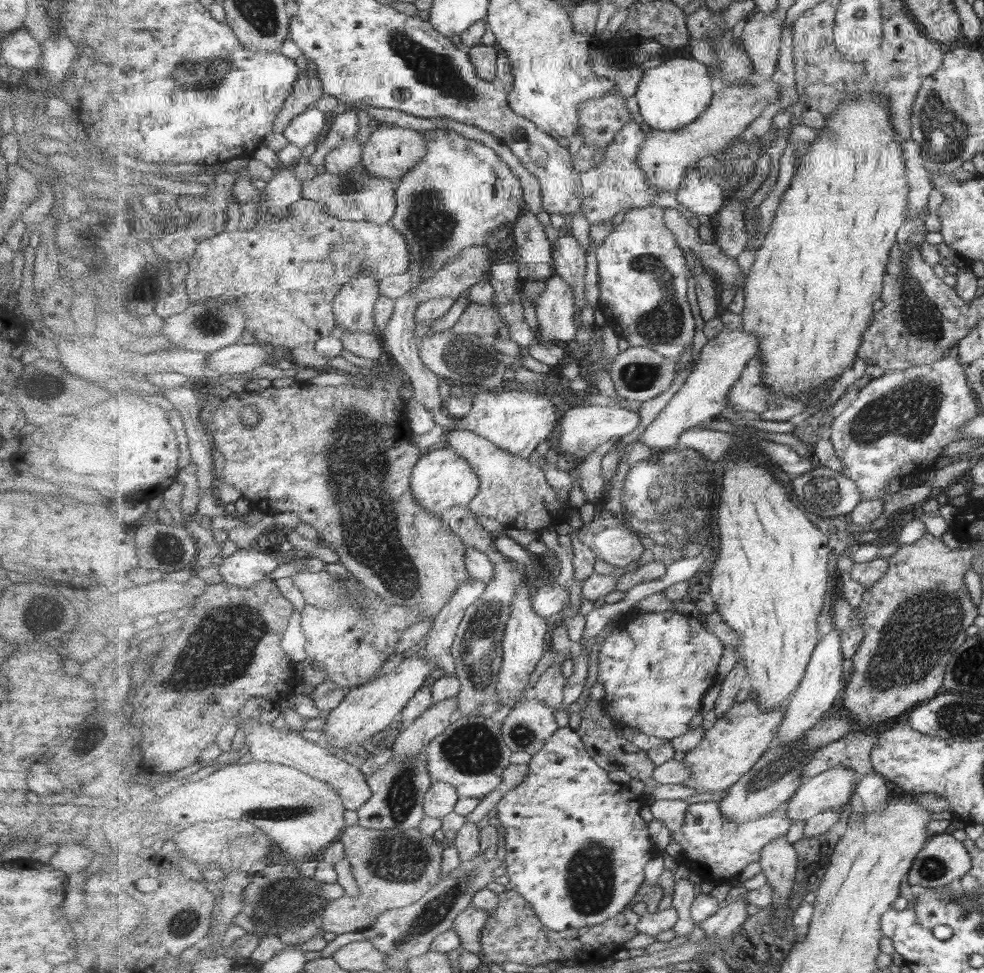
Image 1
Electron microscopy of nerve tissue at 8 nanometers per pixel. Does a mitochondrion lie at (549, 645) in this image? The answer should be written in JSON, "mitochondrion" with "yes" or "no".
{"mitochondrion":"no"}

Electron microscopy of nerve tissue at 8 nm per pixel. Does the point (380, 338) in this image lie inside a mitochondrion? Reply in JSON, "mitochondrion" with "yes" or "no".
{"mitochondrion":"no"}

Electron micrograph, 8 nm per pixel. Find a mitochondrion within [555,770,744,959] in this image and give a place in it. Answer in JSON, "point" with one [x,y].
{"point":[590,881]}

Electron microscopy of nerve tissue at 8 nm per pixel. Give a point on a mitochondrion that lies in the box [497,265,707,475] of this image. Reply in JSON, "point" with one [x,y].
{"point":[636,377]}

